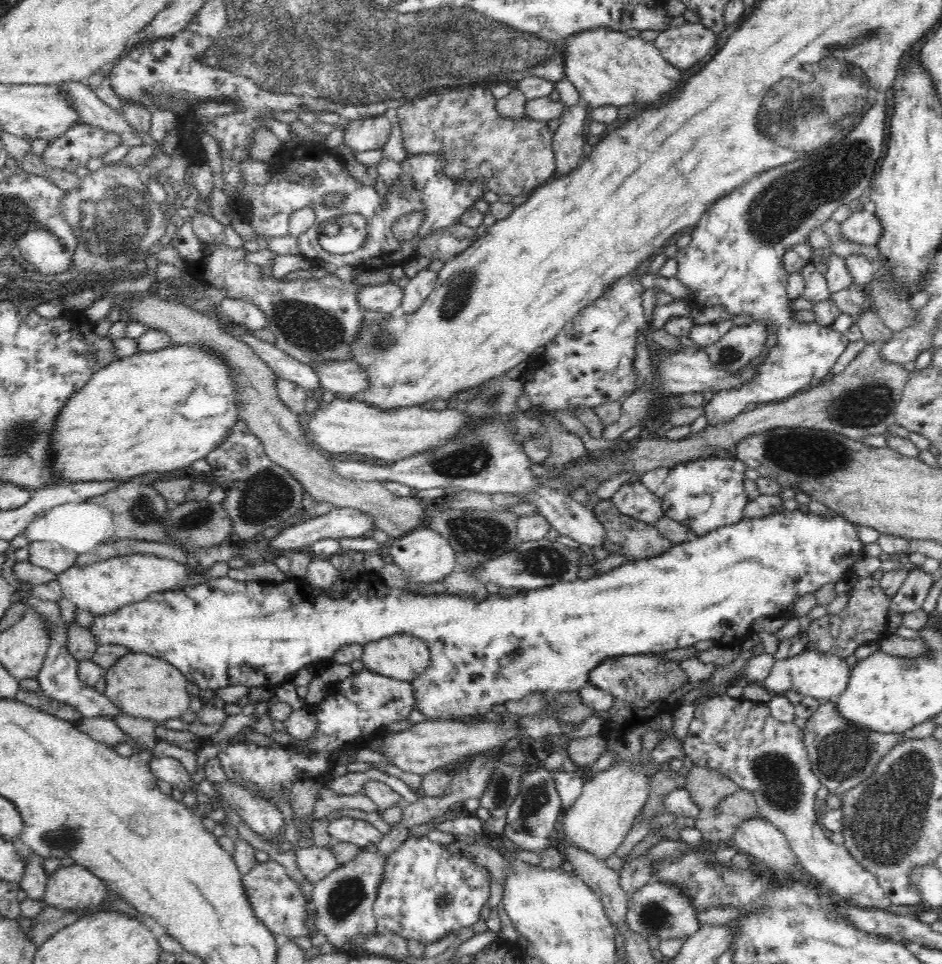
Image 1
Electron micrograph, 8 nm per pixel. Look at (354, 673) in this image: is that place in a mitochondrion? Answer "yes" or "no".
no

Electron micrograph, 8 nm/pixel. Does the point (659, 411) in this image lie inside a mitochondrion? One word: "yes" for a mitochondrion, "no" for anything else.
no

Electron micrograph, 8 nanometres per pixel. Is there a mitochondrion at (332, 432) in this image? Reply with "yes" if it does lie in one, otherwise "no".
no

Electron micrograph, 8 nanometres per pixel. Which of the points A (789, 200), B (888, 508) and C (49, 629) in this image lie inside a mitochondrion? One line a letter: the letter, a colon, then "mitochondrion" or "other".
A: mitochondrion
B: other
C: other

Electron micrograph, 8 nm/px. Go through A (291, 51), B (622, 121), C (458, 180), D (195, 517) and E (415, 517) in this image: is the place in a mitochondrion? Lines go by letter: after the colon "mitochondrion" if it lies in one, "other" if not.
A: mitochondrion
B: other
C: other
D: mitochondrion
E: other

